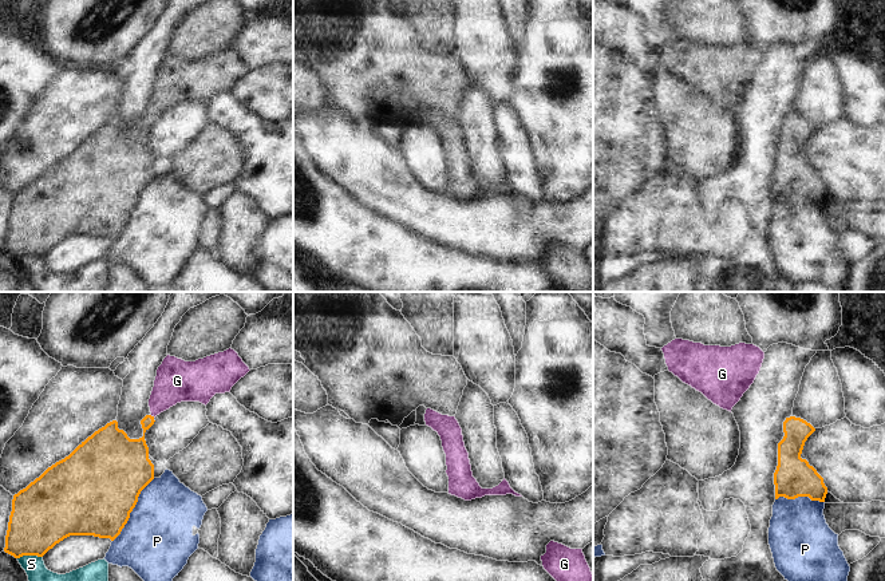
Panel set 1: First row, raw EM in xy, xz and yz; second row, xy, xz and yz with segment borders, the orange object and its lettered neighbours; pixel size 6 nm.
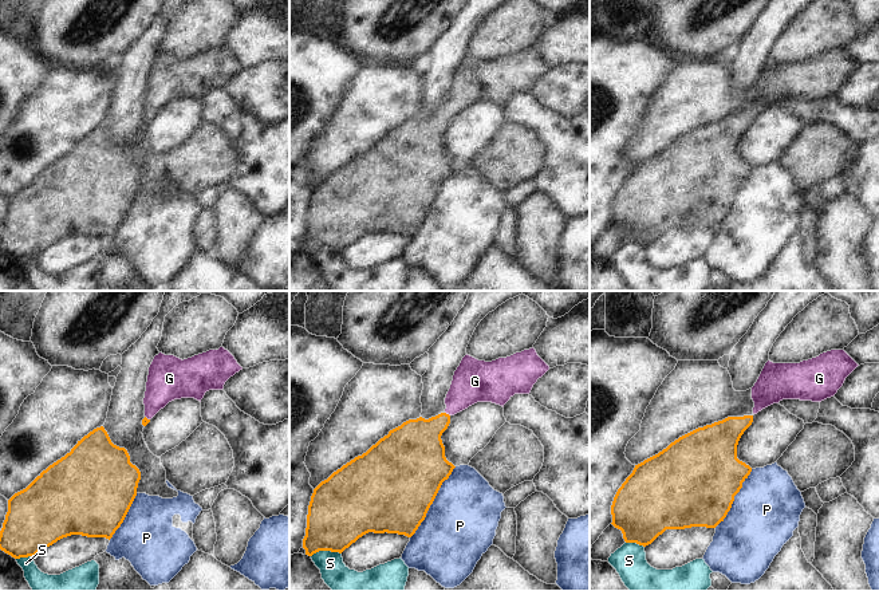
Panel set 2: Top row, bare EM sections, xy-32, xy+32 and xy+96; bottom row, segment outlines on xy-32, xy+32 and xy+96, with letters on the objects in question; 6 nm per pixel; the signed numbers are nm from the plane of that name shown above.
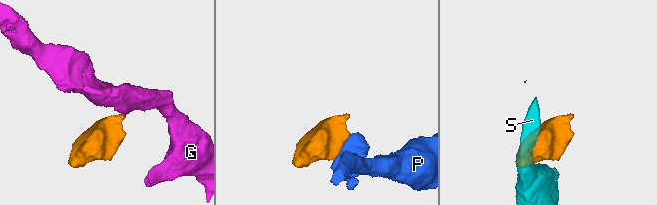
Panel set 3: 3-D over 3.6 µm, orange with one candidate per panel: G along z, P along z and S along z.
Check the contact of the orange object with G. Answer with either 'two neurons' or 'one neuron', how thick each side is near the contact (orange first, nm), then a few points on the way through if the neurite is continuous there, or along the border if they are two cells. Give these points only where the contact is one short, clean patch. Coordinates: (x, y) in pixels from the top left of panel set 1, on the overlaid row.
one neuron | 180/240 nm | across xy (133, 453), (153, 417), (158, 402), (176, 382)

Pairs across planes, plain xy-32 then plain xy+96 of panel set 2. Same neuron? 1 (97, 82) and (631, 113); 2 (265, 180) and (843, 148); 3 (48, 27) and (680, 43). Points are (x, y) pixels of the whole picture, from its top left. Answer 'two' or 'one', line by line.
1: two
2: two
3: one

